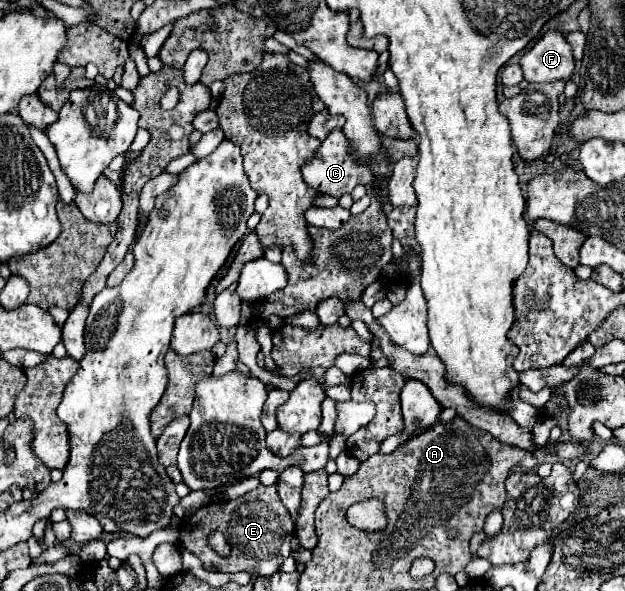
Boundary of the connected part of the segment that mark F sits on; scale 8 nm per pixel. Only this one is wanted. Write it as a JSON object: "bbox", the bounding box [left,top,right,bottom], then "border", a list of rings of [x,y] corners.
{"bbox":[520,30,574,82],"border":[[[548,30],[524,56],[520,68],[528,82],[570,80],[574,72],[572,48],[558,30]]]}

